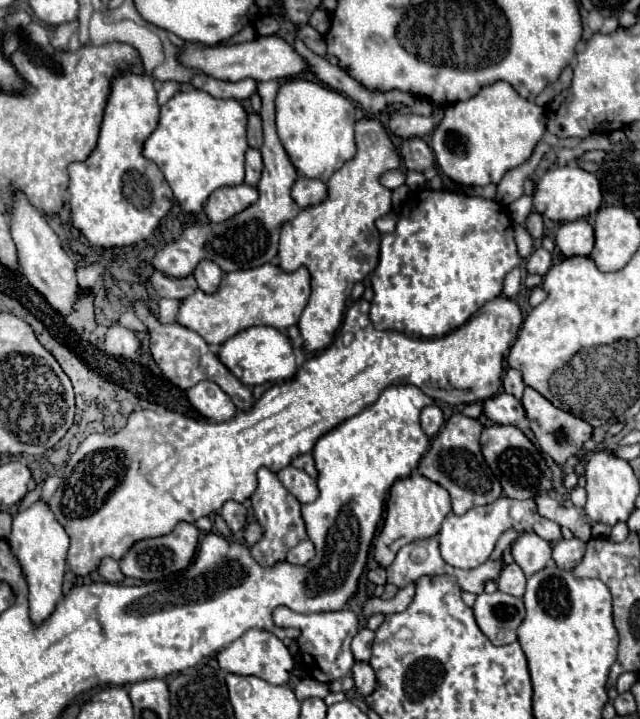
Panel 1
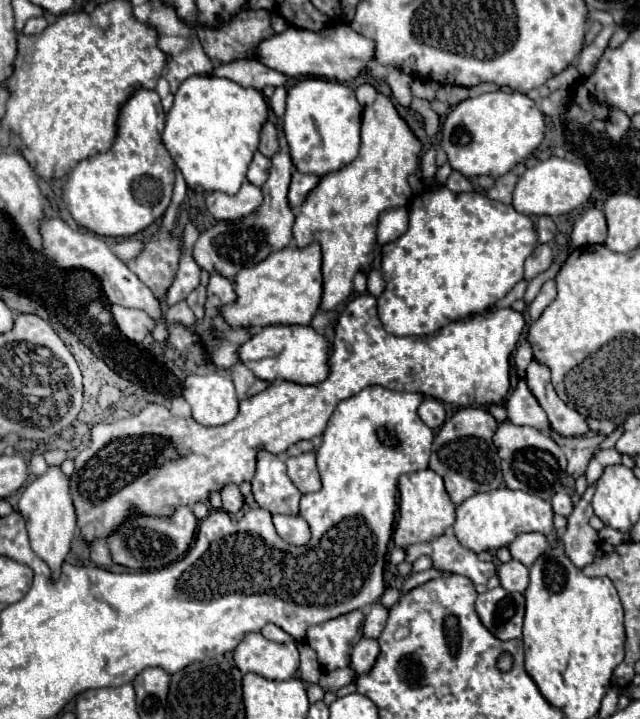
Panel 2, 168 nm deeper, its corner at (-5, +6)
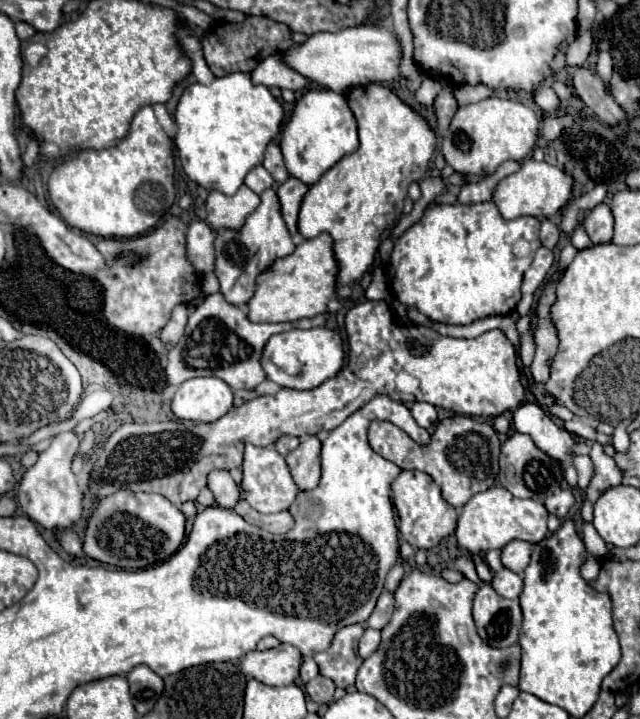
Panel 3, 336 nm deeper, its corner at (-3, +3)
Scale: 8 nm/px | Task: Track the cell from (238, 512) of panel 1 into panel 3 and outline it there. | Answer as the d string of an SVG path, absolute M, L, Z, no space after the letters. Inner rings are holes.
M212 470L208 474L208 488L212 490L220 508L234 508L240 498L240 488L228 474L228 470Z

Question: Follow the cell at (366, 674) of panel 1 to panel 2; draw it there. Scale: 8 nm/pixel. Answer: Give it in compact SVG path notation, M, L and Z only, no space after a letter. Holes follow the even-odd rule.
M362 637L362 639L354 645L354 649L352 649L352 663L350 663L350 667L352 667L358 675L366 675L366 673L374 667L378 655L380 655L378 641Z

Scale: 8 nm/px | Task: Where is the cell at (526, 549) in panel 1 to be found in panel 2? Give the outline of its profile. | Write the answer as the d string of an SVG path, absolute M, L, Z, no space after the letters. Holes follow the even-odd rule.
M520 533L512 543L510 543L510 553L514 559L522 561L526 567L530 567L546 549L548 541L546 535L542 533Z

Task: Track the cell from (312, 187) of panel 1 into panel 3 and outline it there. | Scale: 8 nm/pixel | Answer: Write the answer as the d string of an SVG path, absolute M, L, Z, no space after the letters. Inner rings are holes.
M288 178L286 184L280 184L276 188L280 212L282 212L286 228L290 230L292 236L298 232L298 210L300 210L300 204L302 204L302 198L306 192L308 192L308 186L296 178Z

